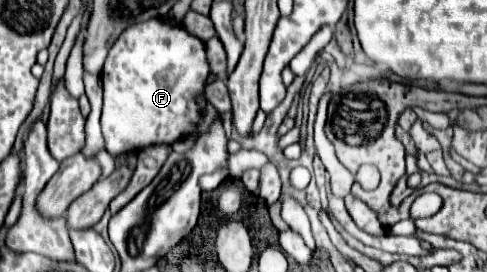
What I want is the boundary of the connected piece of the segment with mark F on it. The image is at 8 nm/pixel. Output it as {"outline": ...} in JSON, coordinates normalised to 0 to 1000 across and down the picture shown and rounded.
{"outline":[[[312,66],[279,96],[263,96],[230,169],[214,257],[214,397],[209,493],[218,551],[251,574],[316,529],[357,529],[394,478],[419,485],[419,463],[444,434],[444,404],[427,382],[419,419],[402,404],[402,346],[423,316],[427,228],[419,154],[386,125],[370,88]]]}

